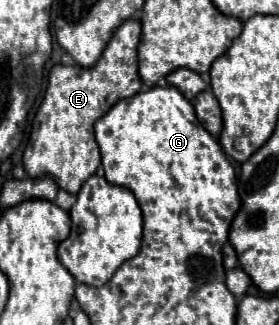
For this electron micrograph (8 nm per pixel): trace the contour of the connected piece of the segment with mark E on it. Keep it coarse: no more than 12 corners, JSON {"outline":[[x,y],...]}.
{"outline":[[128,18],[90,68],[56,64],[24,150],[28,176],[78,194],[94,122],[142,90]]}

